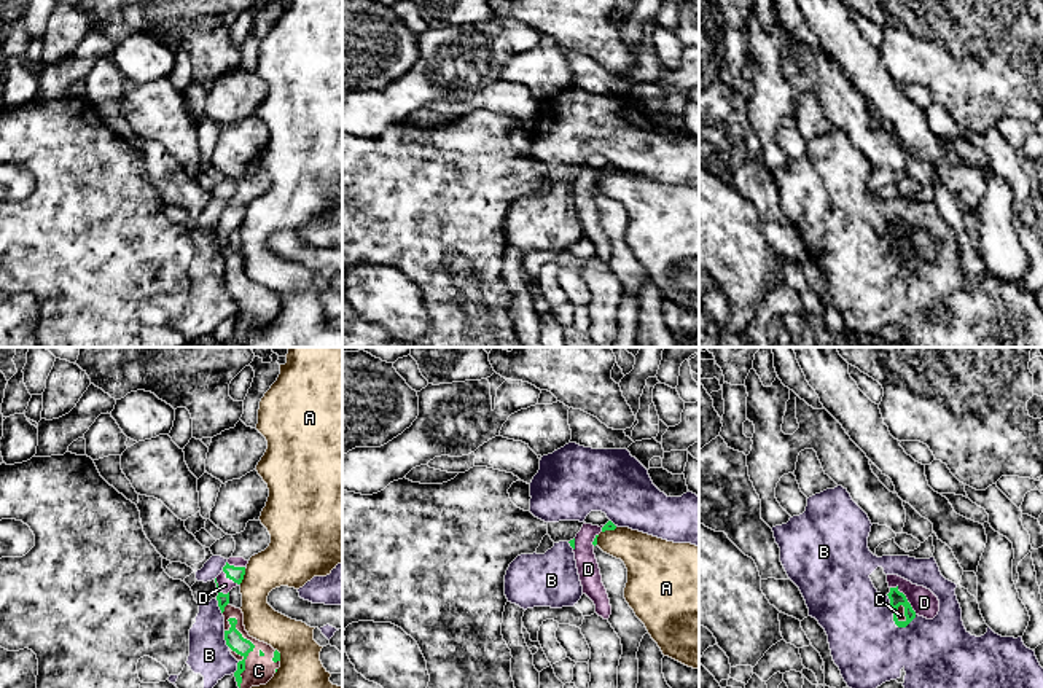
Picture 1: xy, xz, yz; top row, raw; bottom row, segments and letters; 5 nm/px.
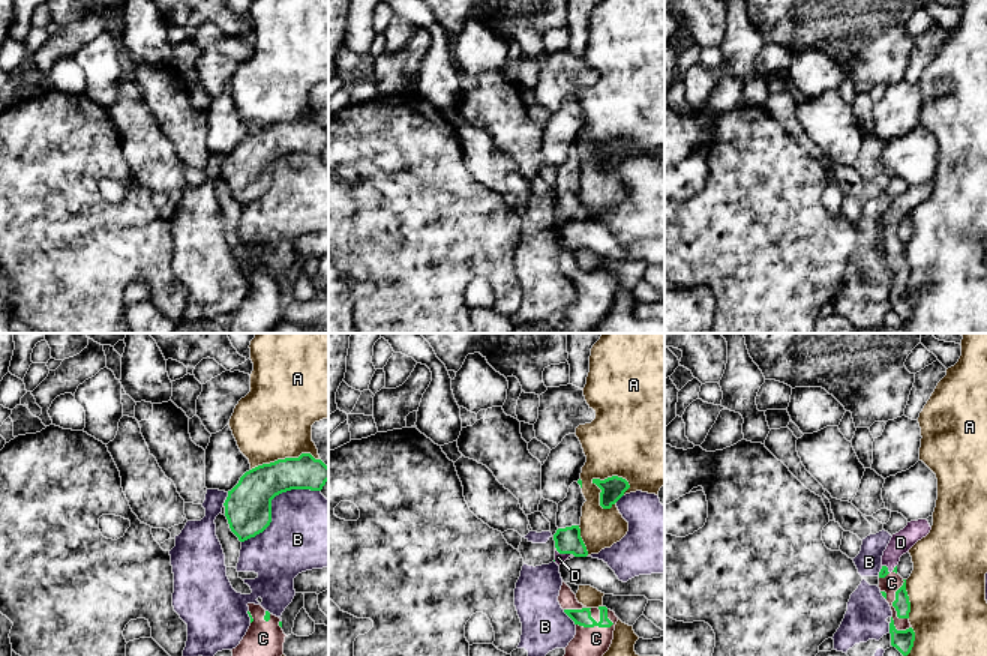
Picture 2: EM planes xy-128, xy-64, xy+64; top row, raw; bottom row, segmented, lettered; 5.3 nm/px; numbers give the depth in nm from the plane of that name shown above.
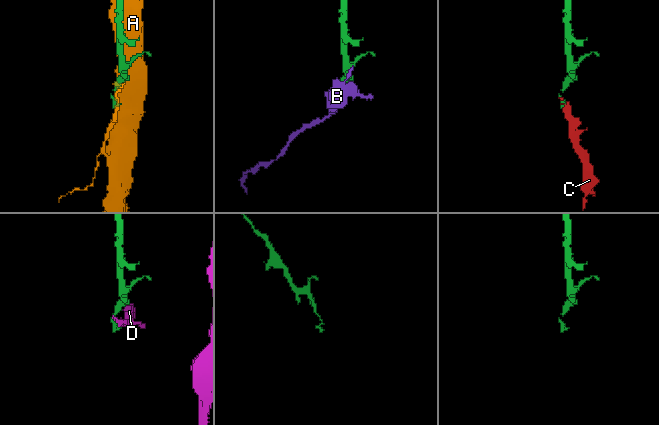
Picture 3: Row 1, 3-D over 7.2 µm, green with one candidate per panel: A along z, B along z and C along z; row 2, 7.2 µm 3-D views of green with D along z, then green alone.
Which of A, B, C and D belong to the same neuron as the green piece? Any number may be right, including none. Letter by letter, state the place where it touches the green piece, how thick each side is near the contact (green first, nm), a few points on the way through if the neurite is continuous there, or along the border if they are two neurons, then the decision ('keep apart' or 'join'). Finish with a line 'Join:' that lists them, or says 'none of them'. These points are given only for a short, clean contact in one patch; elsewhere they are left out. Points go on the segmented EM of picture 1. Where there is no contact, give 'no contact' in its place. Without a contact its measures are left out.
A: meets green in xy at (242, 577); 80 nm thick on the green side, 260 nm on the other; keep apart
B: meets green in yz at (894, 613); 70 nm thick on the green side, 360 nm on the other; keep apart
C: meets green in xy at (252, 650); 90 nm thick on the green side, 140 nm on the other; join
D: meets green in yz at (905, 598); 70 nm thick on the green side, 140 nm on the other; join
Join: C, D

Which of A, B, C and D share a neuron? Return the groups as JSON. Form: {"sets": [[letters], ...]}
{"sets": [["A"], ["B"], ["C", "D"]]}

